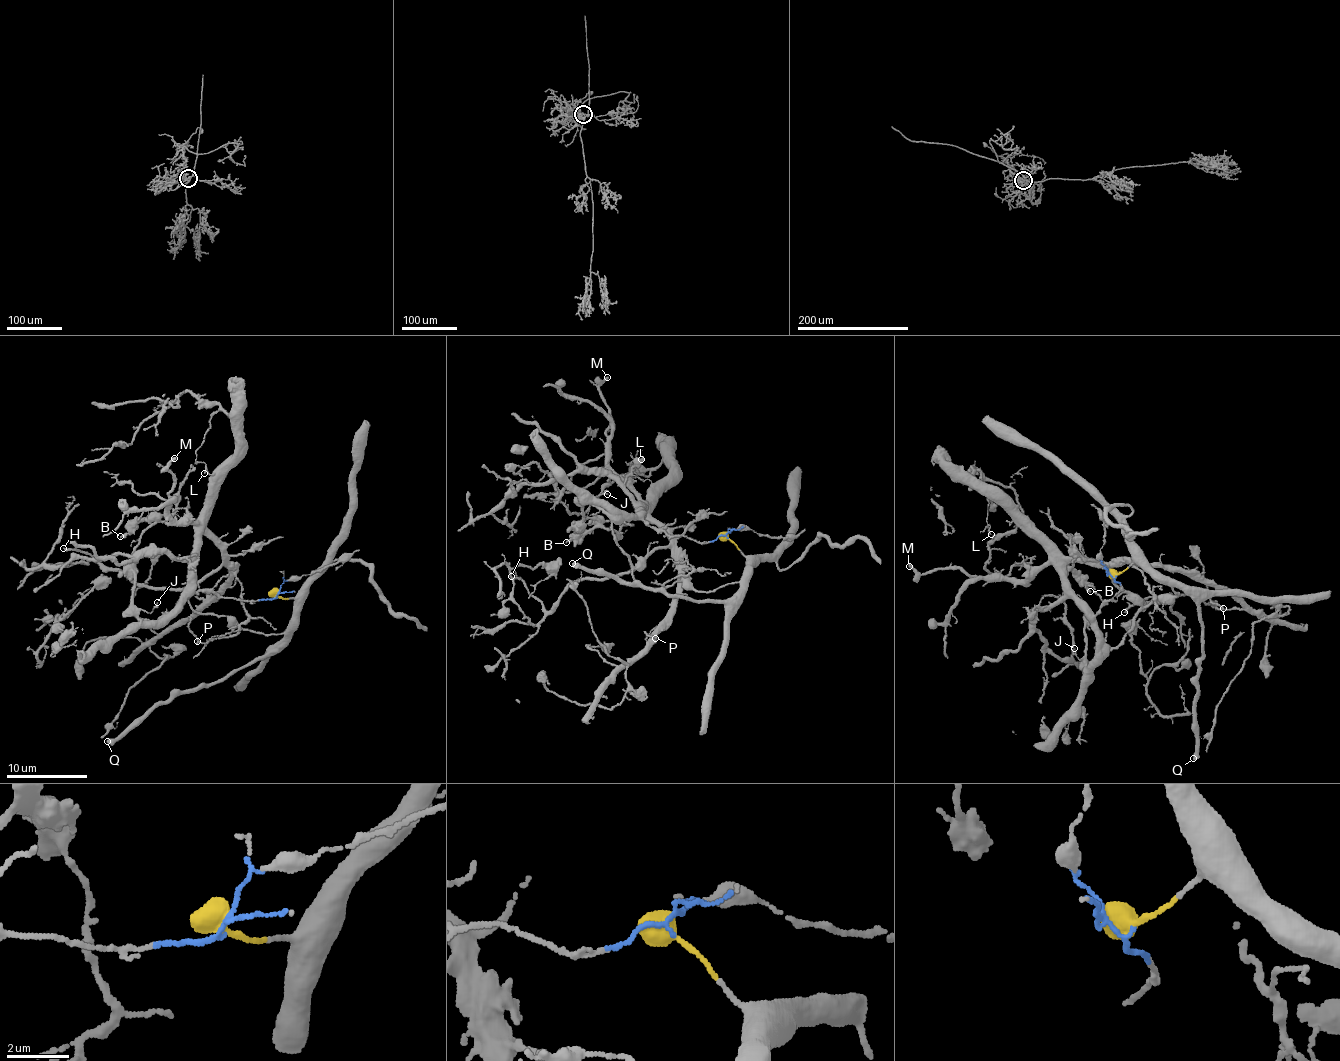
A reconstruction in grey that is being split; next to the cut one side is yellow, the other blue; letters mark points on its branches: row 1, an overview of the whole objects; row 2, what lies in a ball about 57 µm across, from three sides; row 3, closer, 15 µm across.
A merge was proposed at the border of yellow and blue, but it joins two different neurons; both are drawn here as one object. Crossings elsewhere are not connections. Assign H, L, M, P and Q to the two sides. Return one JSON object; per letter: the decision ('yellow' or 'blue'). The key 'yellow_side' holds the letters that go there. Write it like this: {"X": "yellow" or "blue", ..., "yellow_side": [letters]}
{"H": "blue", "L": "blue", "M": "blue", "P": "blue", "Q": "yellow", "yellow_side": ["Q"]}

